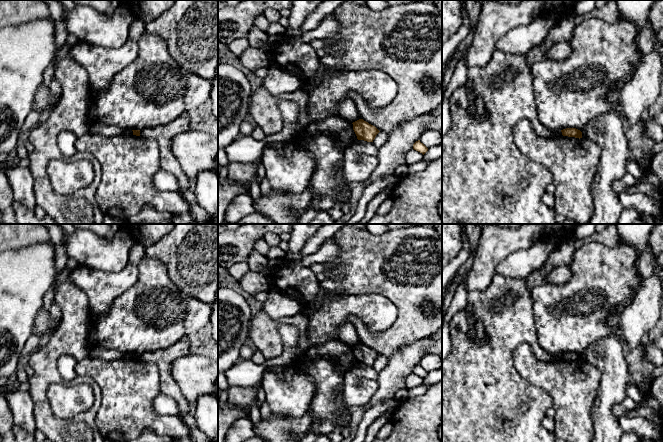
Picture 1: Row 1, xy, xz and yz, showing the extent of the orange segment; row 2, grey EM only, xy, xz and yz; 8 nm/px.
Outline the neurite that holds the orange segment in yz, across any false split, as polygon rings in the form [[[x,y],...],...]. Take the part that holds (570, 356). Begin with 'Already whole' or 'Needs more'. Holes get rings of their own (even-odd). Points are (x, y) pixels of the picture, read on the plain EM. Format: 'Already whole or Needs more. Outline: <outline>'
Already whole. Outline: [[[566,352],[561,354],[563,360],[582,362],[582,356],[576,352]]]

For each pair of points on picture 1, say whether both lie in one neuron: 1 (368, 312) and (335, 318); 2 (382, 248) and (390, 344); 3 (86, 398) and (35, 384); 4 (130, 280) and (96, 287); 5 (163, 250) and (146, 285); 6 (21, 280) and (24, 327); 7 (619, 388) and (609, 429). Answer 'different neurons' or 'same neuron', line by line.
1: same neuron
2: same neuron
3: different neurons
4: same neuron
5: different neurons
6: same neuron
7: same neuron

